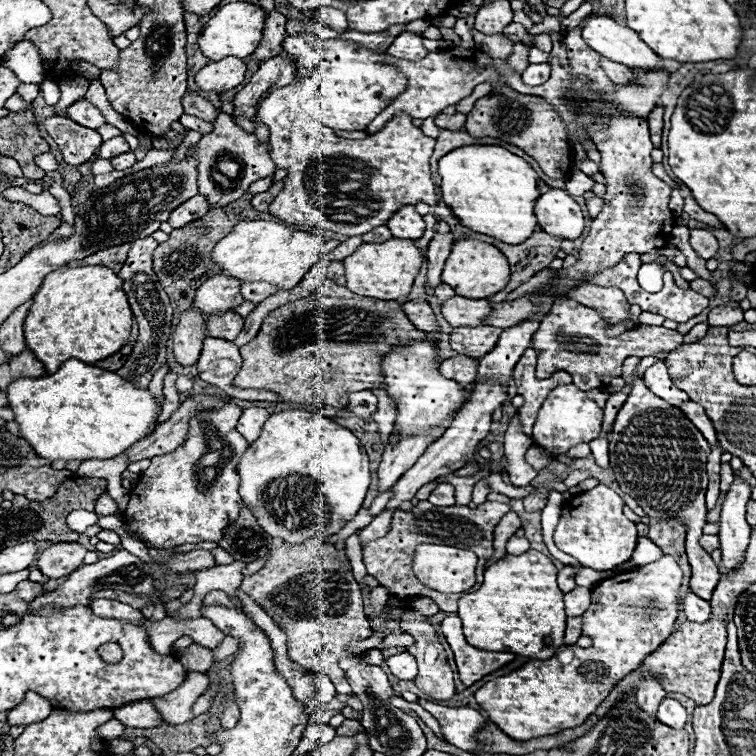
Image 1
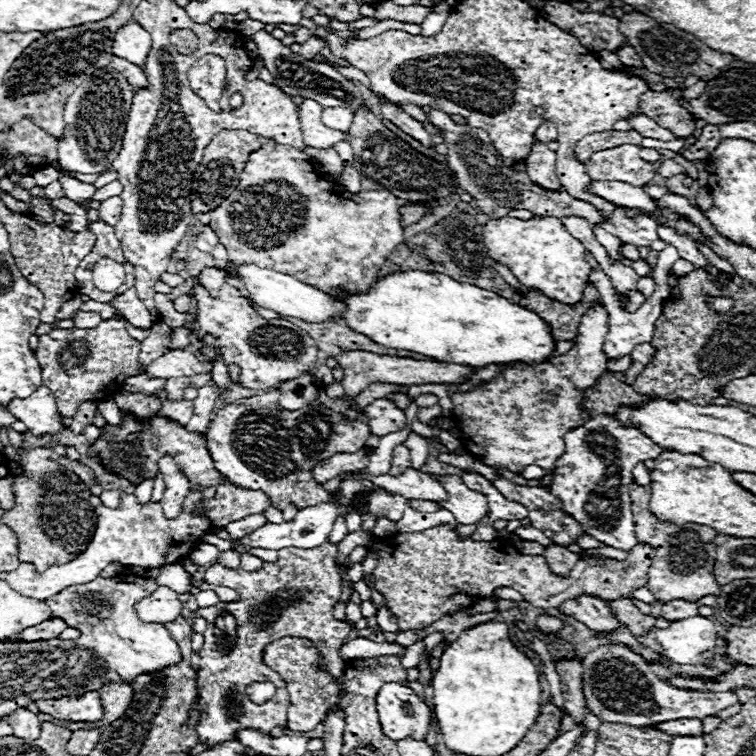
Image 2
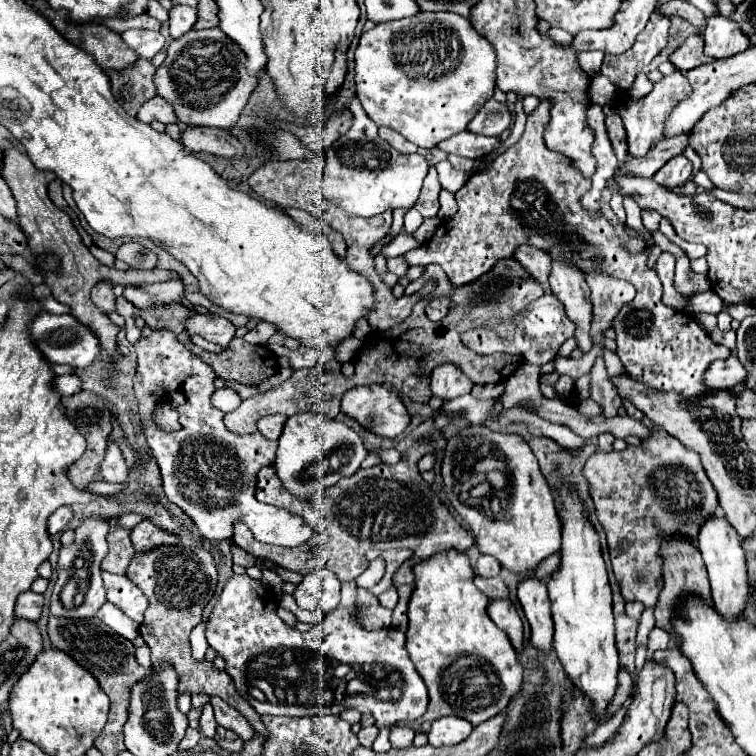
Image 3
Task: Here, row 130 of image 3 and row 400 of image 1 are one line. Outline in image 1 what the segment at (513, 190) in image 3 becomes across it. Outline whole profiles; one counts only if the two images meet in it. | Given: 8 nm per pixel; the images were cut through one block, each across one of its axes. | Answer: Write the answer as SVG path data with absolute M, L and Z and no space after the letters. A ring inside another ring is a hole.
M528 348L524 356L514 366L514 392L524 398L524 404L518 408L518 420L522 424L522 432L532 440L532 424L536 420L536 412L546 400L548 392L560 384L570 384L572 376L568 372L554 372L546 380L536 380L536 352Z

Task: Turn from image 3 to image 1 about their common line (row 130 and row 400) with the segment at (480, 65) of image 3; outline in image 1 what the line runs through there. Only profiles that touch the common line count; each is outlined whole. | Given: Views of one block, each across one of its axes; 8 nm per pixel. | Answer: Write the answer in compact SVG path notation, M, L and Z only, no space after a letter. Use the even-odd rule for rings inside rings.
M420 342L412 346L394 348L382 360L382 372L386 378L386 392L398 404L396 428L400 428L398 438L410 436L414 430L420 428L434 428L440 420L446 420L448 414L456 408L458 402L464 398L464 390L454 382L444 378L438 372L438 348L432 342Z

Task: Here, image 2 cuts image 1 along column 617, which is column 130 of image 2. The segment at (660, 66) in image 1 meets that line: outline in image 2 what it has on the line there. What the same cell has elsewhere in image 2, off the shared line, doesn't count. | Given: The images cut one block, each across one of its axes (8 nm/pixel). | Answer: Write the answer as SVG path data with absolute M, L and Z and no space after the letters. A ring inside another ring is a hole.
M128 22L116 32L112 54L126 58L128 62L132 62L136 66L144 66L150 44L152 44L152 38L140 24Z

